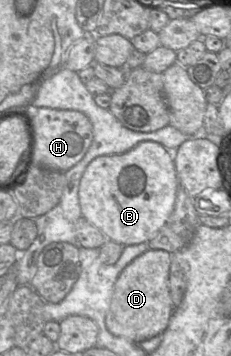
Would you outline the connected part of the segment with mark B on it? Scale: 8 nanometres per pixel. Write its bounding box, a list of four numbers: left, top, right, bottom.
[78,140,179,245]

